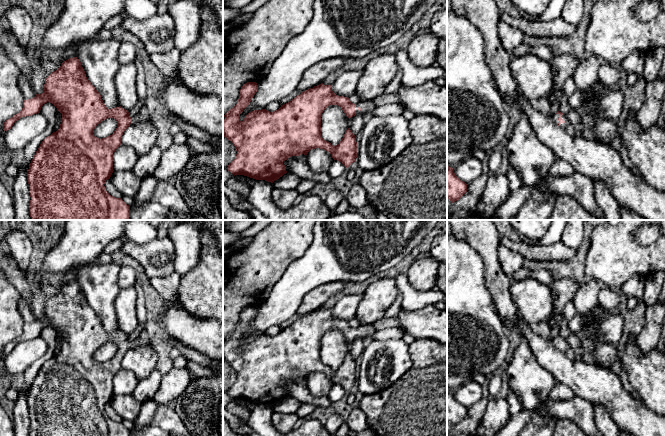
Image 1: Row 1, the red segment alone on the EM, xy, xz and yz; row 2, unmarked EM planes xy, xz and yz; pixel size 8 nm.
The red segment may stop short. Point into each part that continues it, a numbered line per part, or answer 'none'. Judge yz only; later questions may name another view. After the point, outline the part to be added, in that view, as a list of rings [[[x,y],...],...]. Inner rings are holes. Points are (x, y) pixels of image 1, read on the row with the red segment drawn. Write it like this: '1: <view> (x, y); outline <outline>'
1: yz (567, 126); outline [[[563,114],[562,119],[565,121],[564,123],[561,123],[559,127],[563,129],[565,132],[567,132],[569,135],[575,135],[574,128],[571,124],[571,122],[568,120],[568,118]]]

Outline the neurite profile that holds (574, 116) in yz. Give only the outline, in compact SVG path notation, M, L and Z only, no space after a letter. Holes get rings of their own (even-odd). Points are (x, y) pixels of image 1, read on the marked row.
M563 89L549 93L547 99L551 105L557 103L559 111L562 112L571 122L575 135L582 137L583 132L587 129L587 123L583 118L581 111L572 108L568 102L569 96L563 92Z

